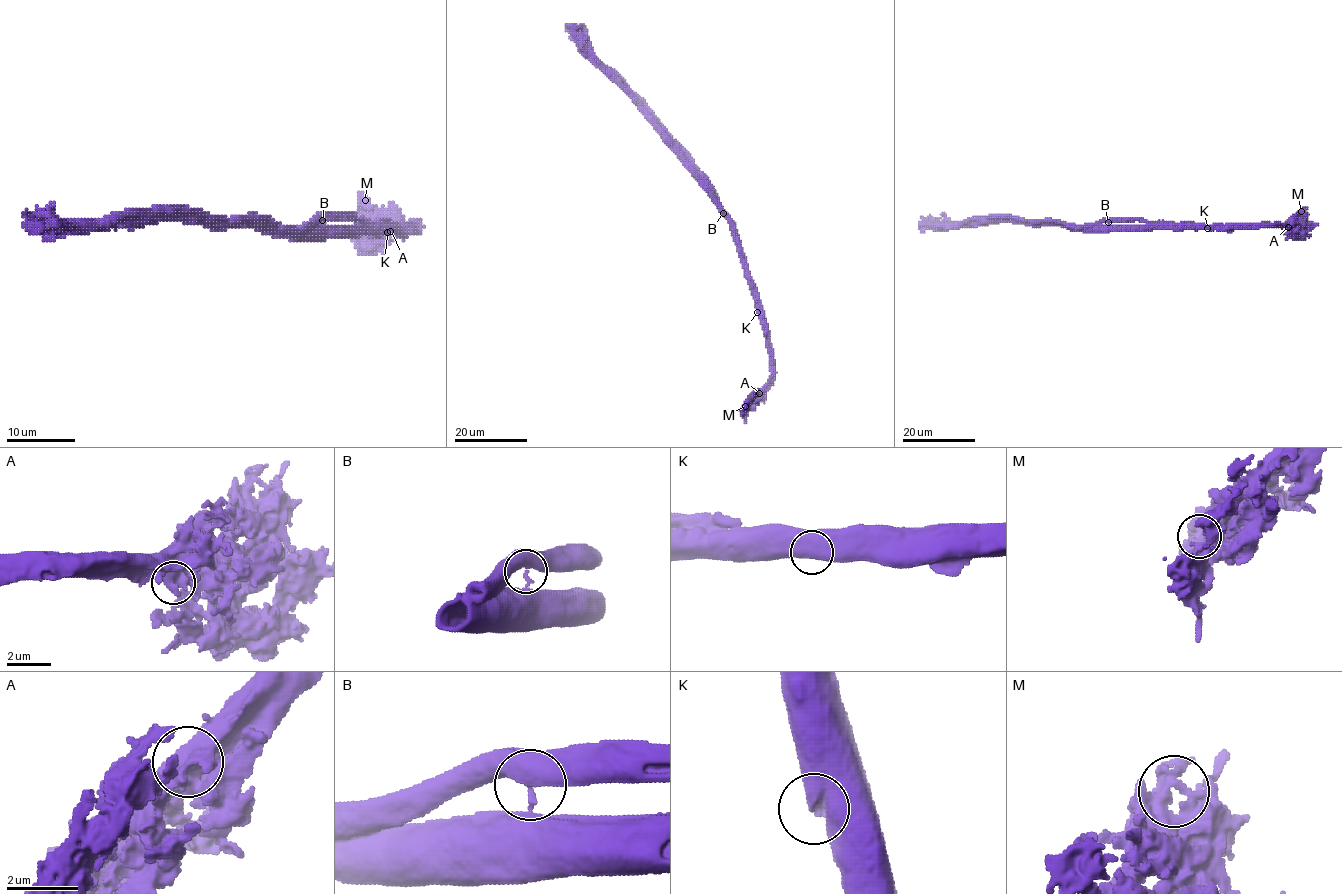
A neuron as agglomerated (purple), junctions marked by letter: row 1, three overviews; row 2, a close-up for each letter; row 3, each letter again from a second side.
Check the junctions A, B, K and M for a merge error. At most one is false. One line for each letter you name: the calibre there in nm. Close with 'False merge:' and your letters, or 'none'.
B: 420 nm thick
False merge: B

